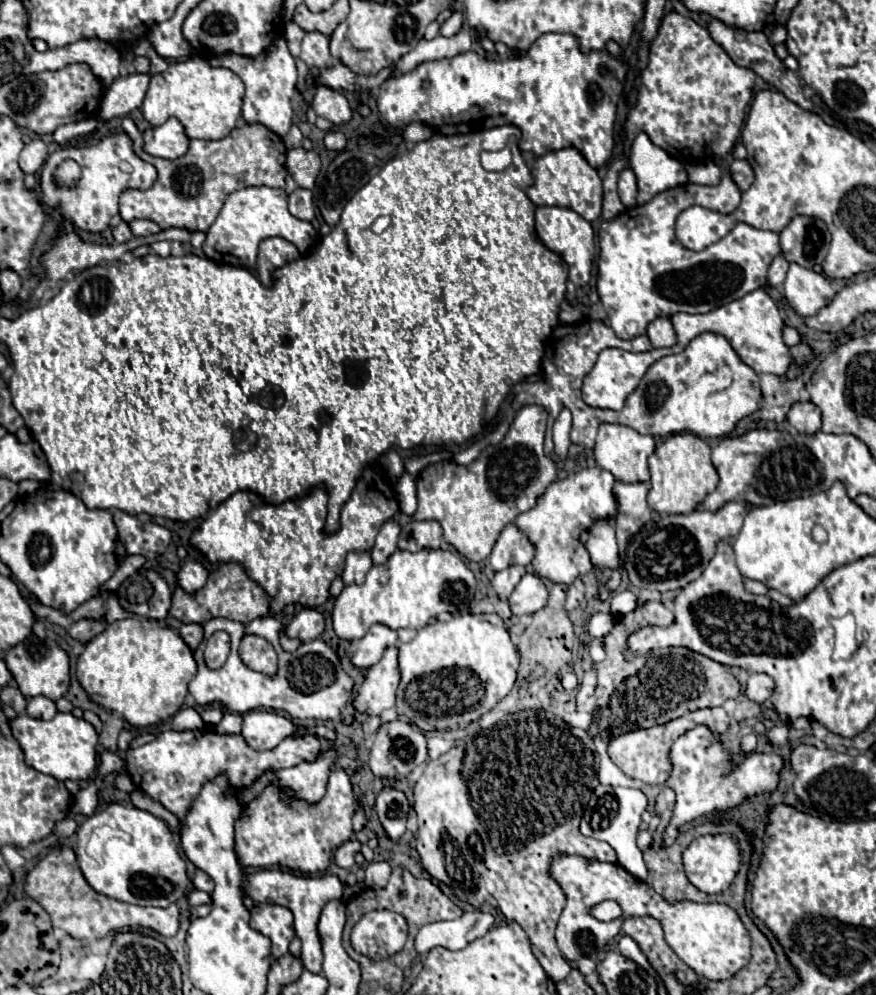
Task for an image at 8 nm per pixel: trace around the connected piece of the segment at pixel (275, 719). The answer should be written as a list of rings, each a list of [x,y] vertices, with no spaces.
[[[247,712],[243,716],[241,736],[245,736],[245,742],[253,750],[271,750],[283,738],[291,736],[295,728],[297,726],[289,718],[279,716],[277,712]]]

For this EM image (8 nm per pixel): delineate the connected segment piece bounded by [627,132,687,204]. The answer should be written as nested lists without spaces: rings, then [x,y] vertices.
[[[639,132],[627,152],[629,168],[637,176],[637,204],[649,202],[655,194],[687,182],[685,168],[663,148],[655,146],[645,132]]]

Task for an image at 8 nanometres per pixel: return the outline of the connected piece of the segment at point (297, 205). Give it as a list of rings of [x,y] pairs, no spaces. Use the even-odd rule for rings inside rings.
[[[295,188],[289,194],[289,212],[301,220],[313,220],[313,194],[305,188]]]

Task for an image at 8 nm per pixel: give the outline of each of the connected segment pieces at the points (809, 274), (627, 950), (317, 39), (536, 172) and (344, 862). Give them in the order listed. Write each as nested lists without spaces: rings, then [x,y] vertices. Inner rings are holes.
[[[791,264],[783,282],[783,296],[799,316],[813,316],[835,296],[833,286],[823,274]]]
[[[621,936],[621,940],[619,940],[619,952],[621,952],[625,958],[631,958],[635,964],[641,964],[645,970],[651,970],[649,960],[647,960],[645,954],[639,950],[639,946],[637,946],[637,942],[635,942],[633,938]]]
[[[307,32],[301,42],[301,54],[299,58],[309,66],[317,70],[325,70],[331,66],[333,58],[329,54],[329,38],[321,32]]]
[[[561,148],[557,152],[547,152],[545,156],[539,156],[531,168],[533,174],[533,186],[529,186],[527,196],[533,200],[535,206],[565,206],[575,210],[585,220],[593,222],[601,216],[601,200],[603,200],[603,188],[601,178],[595,168],[589,166],[589,162],[577,152],[577,148]]]
[[[349,840],[349,842],[345,842],[345,844],[341,844],[337,850],[335,850],[335,854],[333,854],[333,862],[339,866],[339,868],[345,868],[345,870],[349,870],[349,868],[353,868],[353,864],[355,864],[355,854],[361,850],[361,844],[357,842],[357,840]]]

